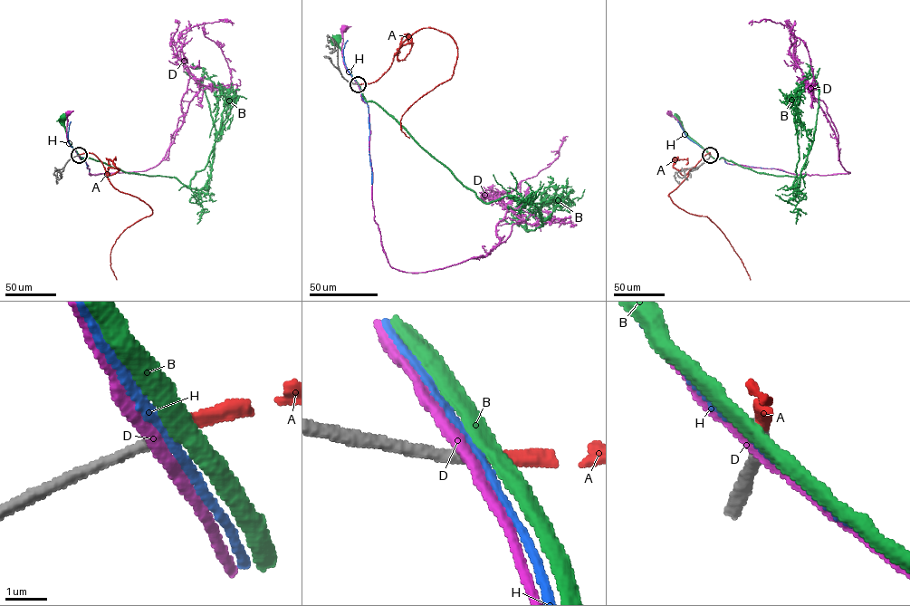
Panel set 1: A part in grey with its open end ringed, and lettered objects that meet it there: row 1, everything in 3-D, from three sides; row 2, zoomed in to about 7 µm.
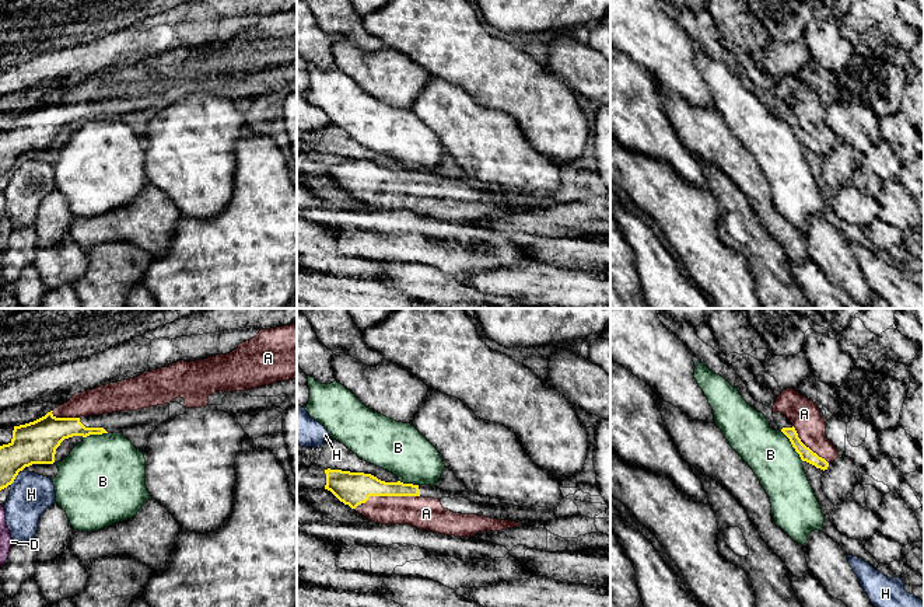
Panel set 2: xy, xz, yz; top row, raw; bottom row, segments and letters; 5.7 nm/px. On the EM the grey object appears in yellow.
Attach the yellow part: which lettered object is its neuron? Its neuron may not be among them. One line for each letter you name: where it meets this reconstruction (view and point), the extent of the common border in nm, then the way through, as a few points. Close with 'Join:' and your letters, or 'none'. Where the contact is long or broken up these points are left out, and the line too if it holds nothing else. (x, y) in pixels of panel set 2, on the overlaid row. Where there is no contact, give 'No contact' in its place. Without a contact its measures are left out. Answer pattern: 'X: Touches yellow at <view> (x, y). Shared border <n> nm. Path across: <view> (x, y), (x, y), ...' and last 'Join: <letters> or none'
A: Touches yellow at xz (391, 495). Shared border 340 nm
Join: A

